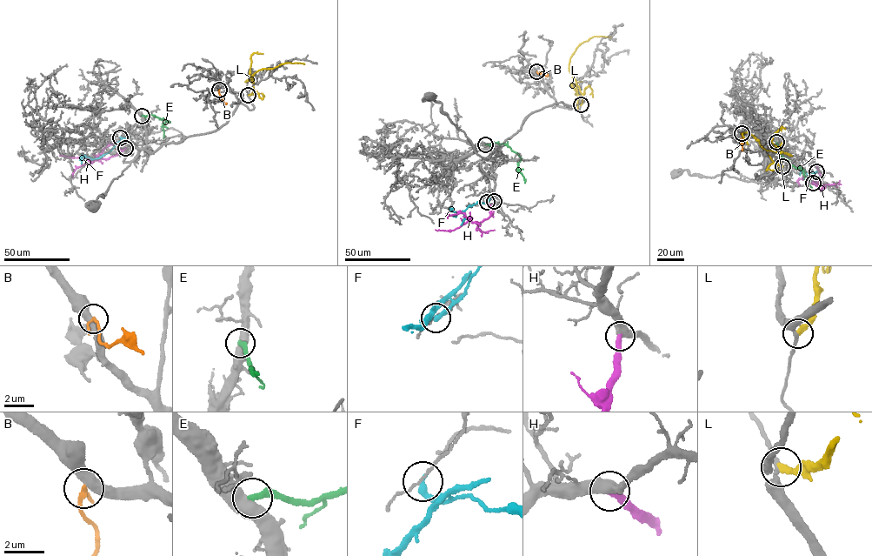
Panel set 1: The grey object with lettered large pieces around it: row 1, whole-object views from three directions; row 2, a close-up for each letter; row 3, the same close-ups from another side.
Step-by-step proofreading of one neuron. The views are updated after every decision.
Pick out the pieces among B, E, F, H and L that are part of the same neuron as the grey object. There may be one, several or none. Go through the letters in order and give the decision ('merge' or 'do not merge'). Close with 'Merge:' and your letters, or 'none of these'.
B: do not merge
E: do not merge
F: do not merge
H: merge
L: do not merge
Merge: H

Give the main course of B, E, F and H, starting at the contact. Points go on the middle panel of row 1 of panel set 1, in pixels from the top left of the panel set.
B: (536, 71), (546, 76), (548, 74)
E: (485, 144), (505, 144), (518, 154), (521, 159), (518, 168), (525, 183)
F: (487, 202), (474, 204), (463, 211), (453, 211), (451, 209)
H: (494, 201), (490, 216), (481, 222), (470, 222), (464, 213), (460, 212), (449, 213), (448, 218)

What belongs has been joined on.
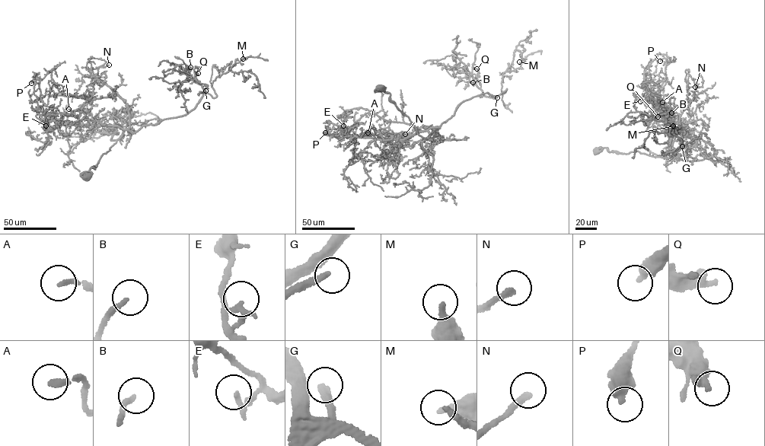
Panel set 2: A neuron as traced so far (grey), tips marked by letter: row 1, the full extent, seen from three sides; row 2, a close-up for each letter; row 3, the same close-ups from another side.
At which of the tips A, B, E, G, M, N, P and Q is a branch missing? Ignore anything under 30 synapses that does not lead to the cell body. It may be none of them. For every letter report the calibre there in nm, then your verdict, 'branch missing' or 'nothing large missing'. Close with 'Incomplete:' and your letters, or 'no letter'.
A: calibre 200 nm; branch missing
B: calibre 200 nm; nothing large missing
E: calibre 260 nm; nothing large missing
G: calibre 280 nm; branch missing
M: calibre 340 nm; nothing large missing
N: calibre 240 nm; nothing large missing
P: calibre 440 nm; nothing large missing
Q: calibre 360 nm; nothing large missing
Incomplete: A, G

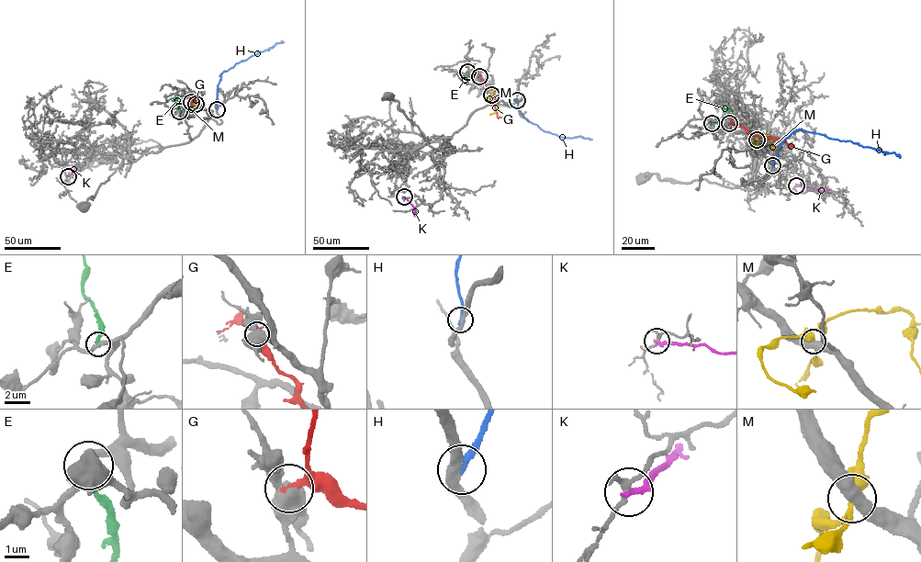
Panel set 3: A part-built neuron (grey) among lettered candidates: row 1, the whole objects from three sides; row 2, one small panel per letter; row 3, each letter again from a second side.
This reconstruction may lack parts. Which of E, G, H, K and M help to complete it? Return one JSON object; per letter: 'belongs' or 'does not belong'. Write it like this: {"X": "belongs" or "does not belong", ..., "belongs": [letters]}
{"E": "does not belong", "G": "does not belong", "H": "does not belong", "K": "does not belong", "M": "belongs", "belongs": ["M"]}

